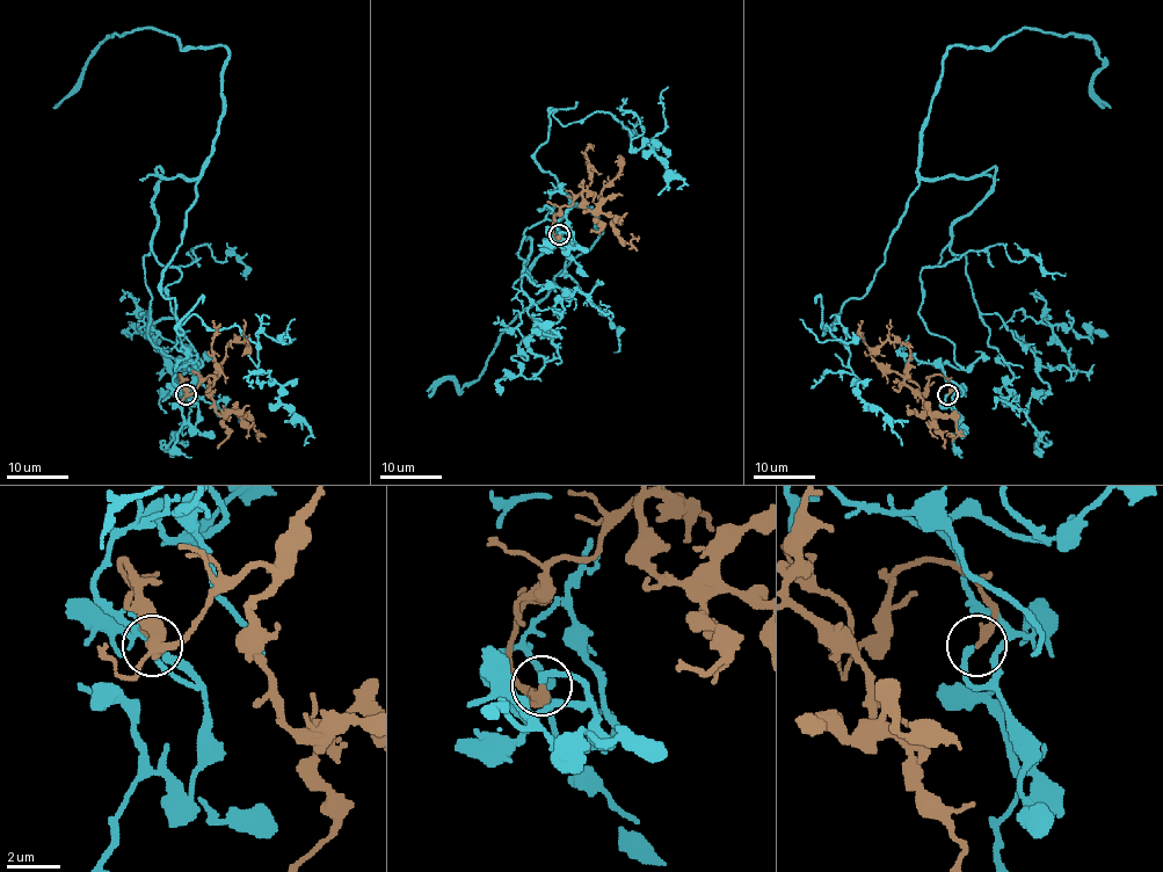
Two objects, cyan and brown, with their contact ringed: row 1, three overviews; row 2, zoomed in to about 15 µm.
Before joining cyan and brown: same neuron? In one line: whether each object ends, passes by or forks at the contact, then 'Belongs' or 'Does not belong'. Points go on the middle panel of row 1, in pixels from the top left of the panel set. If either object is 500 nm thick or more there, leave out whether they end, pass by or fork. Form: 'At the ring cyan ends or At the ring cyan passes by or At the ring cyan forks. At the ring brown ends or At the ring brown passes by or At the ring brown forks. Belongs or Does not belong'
At the ring cyan ends. At the ring brown ends. Belongs

